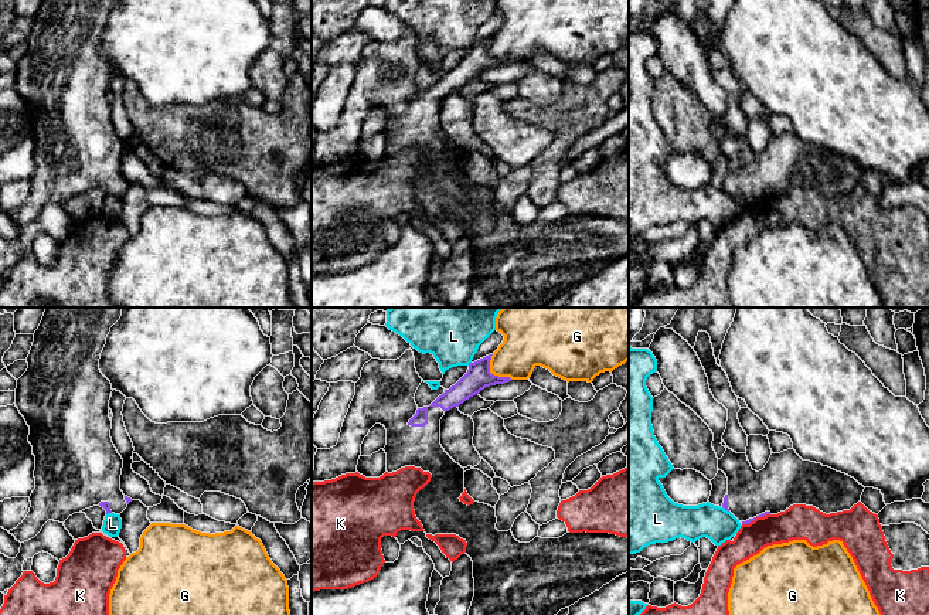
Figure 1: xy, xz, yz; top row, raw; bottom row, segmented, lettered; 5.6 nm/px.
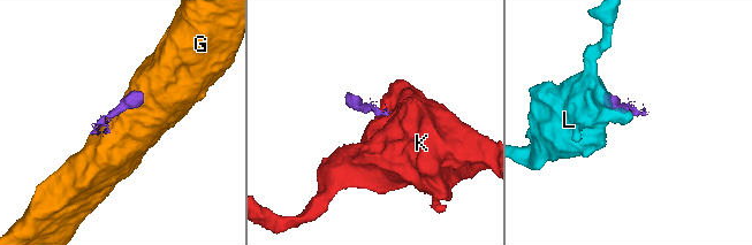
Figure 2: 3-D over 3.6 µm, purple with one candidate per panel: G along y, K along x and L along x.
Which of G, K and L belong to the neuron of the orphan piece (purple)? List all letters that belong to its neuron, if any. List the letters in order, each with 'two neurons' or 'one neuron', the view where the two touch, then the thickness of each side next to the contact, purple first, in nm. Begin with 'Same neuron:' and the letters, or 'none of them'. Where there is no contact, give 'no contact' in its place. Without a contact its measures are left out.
Same neuron: none of them
G: two neurons; meets purple in xz; 140 nm thick on the purple side, 260 nm on the other
K: two neurons; meets purple in yz; 20 nm thick on the purple side, 200 nm on the other
L: two neurons; meets purple in yz; 30 nm thick on the purple side, 190 nm on the other

